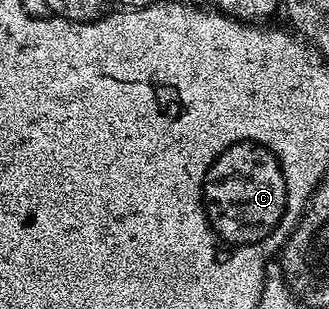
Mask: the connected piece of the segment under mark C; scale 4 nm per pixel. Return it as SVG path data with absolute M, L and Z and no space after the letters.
M235 138L235 142L227 142L219 154L215 154L212 162L207 162L207 170L203 170L203 178L199 178L199 214L203 214L203 222L207 222L207 230L215 237L215 246L223 250L223 254L243 254L243 250L255 250L259 254L259 266L266 271L273 256L278 255L283 246L275 242L275 238L287 238L287 169L283 166L283 154L275 150L275 146L267 146L267 142L259 142L259 138Z

